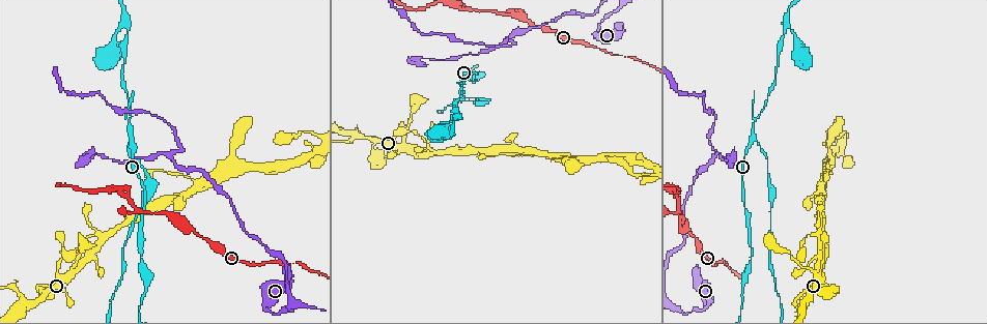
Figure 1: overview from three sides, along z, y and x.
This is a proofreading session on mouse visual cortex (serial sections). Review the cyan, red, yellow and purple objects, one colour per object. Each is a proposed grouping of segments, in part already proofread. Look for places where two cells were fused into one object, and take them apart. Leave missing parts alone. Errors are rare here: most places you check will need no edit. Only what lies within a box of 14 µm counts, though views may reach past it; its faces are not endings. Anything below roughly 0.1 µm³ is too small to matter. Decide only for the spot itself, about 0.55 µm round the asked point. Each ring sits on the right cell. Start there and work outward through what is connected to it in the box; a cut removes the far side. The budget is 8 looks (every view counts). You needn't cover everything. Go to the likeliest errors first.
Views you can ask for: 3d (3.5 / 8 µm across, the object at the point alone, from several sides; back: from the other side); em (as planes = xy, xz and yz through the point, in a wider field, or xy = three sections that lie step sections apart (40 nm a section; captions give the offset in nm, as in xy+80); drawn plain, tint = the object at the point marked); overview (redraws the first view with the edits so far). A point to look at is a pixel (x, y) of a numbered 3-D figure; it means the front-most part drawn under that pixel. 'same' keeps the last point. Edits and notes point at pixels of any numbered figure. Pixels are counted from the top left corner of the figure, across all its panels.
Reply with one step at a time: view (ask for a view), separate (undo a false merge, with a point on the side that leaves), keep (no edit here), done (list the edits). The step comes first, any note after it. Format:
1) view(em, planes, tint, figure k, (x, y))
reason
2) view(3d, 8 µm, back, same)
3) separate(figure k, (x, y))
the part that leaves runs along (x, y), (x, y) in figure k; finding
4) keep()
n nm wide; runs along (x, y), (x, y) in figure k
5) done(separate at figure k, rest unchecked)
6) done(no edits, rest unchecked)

view(3d, 3.5 µm, figure 1, (461, 80))
three arms meet

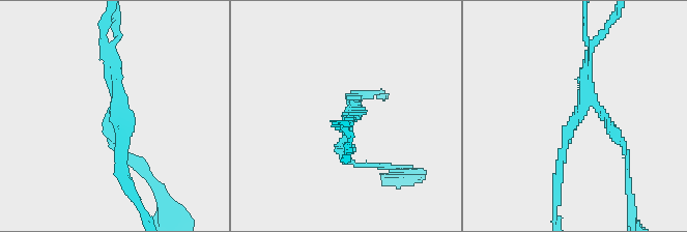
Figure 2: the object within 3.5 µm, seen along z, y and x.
separate(figure 2, (616, 131))
the part that leaves runs along (594, 104), (626, 151), (628, 185) in figure 2; a second cell is stuck on

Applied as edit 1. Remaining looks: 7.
view(3d, 3.5 µm, figure 1, (618, 7))
two arms in line, one across

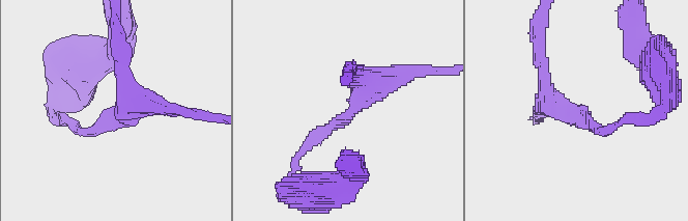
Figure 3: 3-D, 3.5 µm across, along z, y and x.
view(em, xy, step 1, tint, figure 3, (580, 116))
3 arms; arms of 150, 300, 350 nm

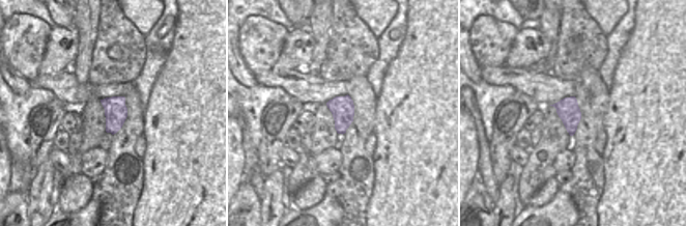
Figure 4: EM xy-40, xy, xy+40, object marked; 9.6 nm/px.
view(em, xy, step 5, tint, same)
cut it another way

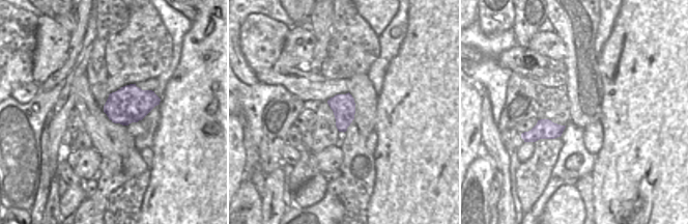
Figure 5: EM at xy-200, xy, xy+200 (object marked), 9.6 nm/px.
keep()
runs along (302, 150), (355, 108), (359, 74) in figure 3; continuous, no second cell

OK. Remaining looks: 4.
view(3d, 3.5 µm, back, figure 1, (460, 114))
three arms meet

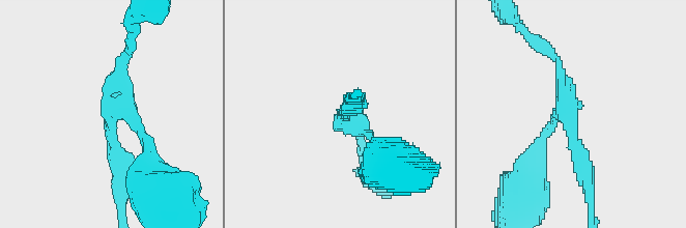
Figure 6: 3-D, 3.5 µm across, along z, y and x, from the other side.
view(em, planes, plain, figure 6, (109, 128))
3 arms; arms of 150, 200, 250 nm; now the EM

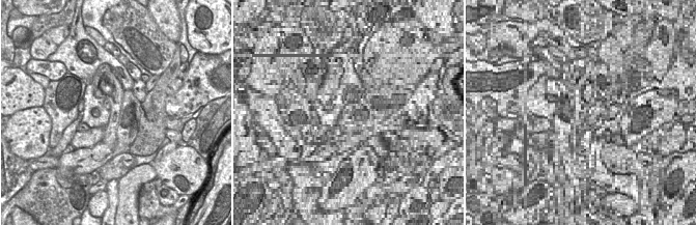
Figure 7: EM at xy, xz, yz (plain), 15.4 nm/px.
view(em, planes, tint, same)

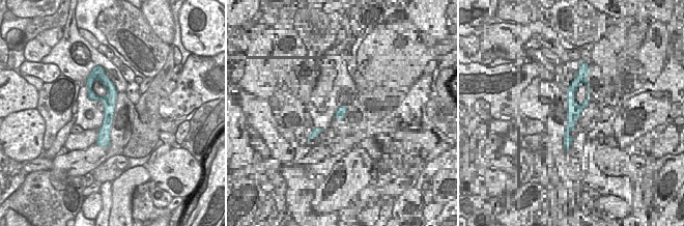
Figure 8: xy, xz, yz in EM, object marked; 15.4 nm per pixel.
keep()
runs along (104, 81), (110, 99), (103, 144) in figure 8; one cell here

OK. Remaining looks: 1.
done(separate at figure 2, rest unchecked)

